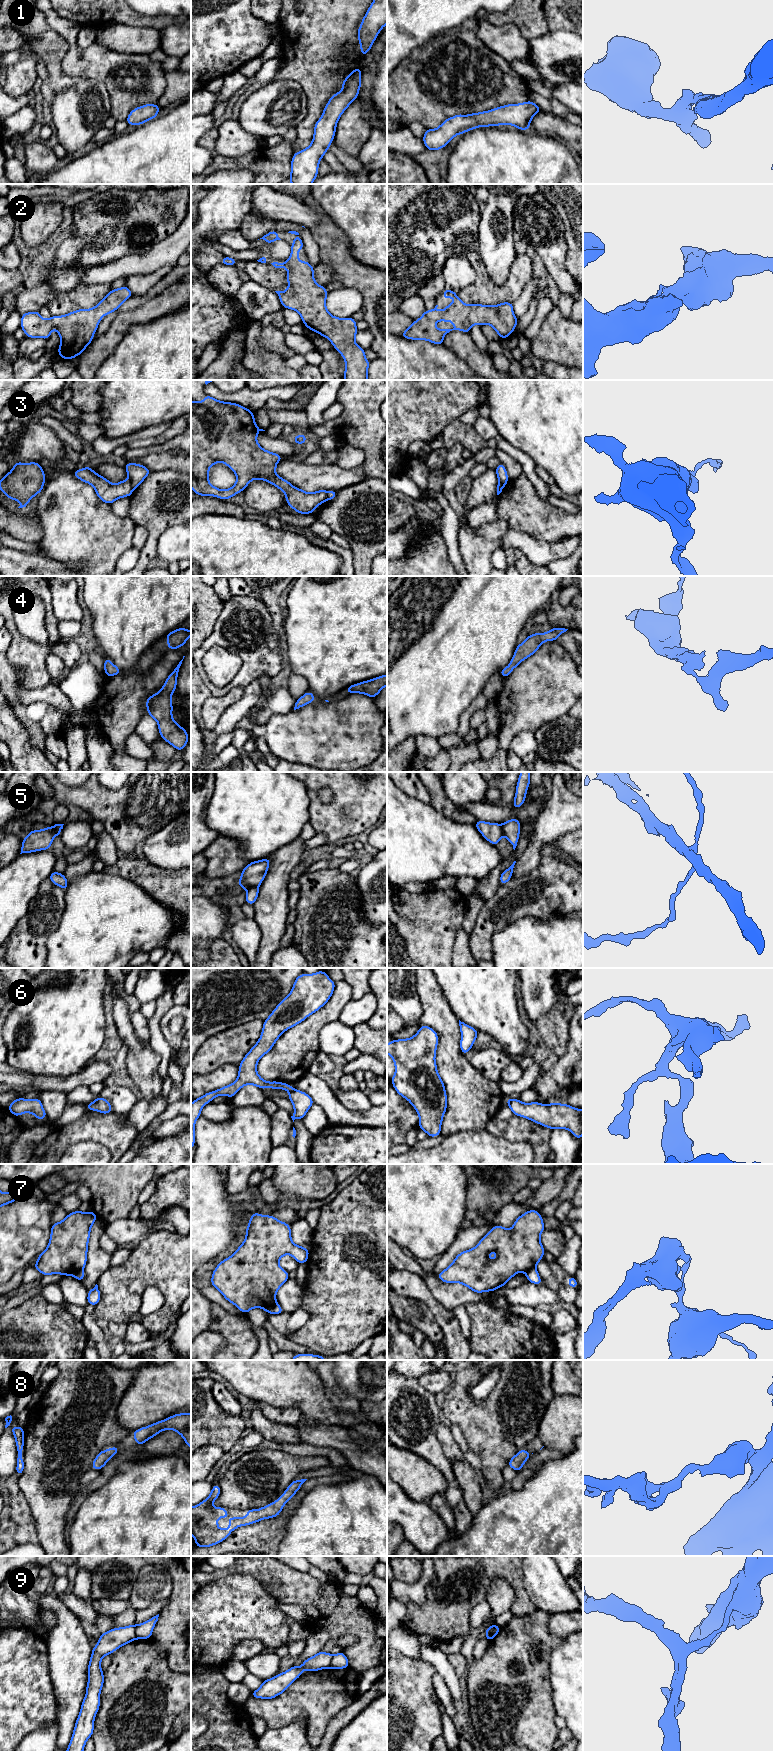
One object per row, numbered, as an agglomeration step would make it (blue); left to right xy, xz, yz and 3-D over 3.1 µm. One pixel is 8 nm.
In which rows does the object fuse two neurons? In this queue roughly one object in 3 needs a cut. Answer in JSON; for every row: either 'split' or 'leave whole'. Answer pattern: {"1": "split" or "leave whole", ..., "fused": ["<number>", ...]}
{"1": "leave whole", "2": "leave whole", "3": "split", "4": "leave whole", "5": "split", "6": "split", "7": "split", "8": "leave whole", "9": "split", "fused": ["3", "5", "6", "7", "9"]}

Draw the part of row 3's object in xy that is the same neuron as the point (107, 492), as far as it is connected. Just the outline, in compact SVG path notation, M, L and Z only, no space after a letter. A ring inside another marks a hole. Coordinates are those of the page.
M88 465L83 469L73 470L73 474L81 481L92 485L98 498L109 505L119 498L130 497L134 490L130 480L126 479L112 484Z

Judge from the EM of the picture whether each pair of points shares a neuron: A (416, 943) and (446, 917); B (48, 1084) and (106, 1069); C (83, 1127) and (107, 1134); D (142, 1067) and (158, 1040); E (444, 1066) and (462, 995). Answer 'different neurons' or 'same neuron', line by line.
A: same neuron
B: same neuron
C: same neuron
D: different neurons
E: different neurons

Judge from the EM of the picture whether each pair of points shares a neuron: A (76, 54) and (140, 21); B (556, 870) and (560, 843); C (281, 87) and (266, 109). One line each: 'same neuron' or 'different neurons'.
A: different neurons
B: different neurons
C: same neuron

